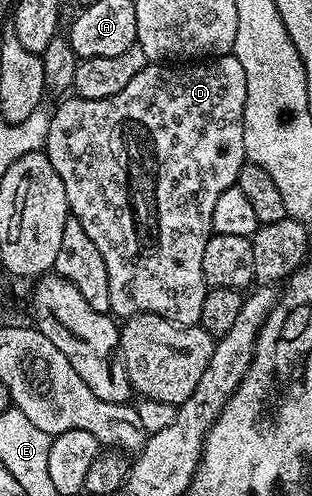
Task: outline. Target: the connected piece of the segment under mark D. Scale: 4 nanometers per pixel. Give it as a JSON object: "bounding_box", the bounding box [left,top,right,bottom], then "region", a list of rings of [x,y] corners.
{"bounding_box":[43,54,247,326],"region":[[[232,54],[201,60],[196,64],[146,64],[143,72],[139,72],[139,76],[135,76],[135,80],[131,80],[131,84],[127,84],[123,92],[115,92],[115,96],[99,100],[69,96],[61,101],[65,100],[66,102],[58,104],[57,111],[52,111],[43,151],[58,172],[59,179],[63,180],[70,215],[77,218],[79,224],[83,224],[83,232],[87,232],[88,238],[95,243],[95,248],[99,248],[103,264],[107,264],[112,313],[121,320],[133,318],[137,314],[158,314],[177,326],[198,325],[207,289],[203,276],[203,248],[207,248],[207,240],[213,233],[211,212],[215,212],[220,194],[237,185],[241,167],[247,161],[243,148],[243,108],[247,104],[247,75],[243,73],[243,64],[239,64],[239,60]]]}

